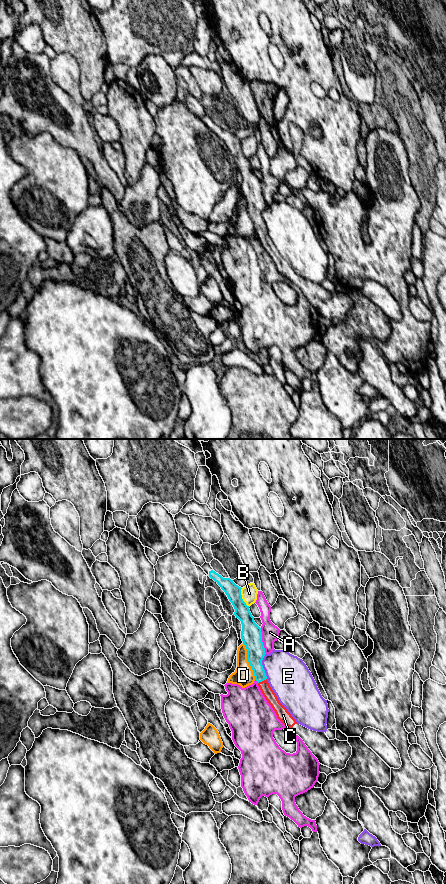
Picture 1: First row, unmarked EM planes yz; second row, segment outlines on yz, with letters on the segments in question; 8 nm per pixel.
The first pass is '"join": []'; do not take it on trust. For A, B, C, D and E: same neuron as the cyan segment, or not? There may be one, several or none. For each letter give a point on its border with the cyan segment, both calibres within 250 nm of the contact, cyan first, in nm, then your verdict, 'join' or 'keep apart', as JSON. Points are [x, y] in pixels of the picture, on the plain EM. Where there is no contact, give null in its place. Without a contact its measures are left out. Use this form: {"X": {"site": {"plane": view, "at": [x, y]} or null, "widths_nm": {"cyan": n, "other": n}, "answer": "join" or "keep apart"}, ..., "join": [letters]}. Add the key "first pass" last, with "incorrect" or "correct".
{"A": {"site": {"plane": "yz", "at": [261, 193]}, "widths_nm": {"cyan": 170, "other": 140}, "answer": "keep apart"}, "B": {"site": {"plane": "yz", "at": [241, 150]}, "widths_nm": {"cyan": 130, "other": 130}, "answer": "keep apart"}, "C": {"site": {"plane": "yz", "at": [262, 232]}, "widths_nm": {"cyan": 140, "other": 90}, "answer": "join"}, "D": {"site": {"plane": "yz", "at": [248, 213]}, "widths_nm": {"cyan": 170, "other": 160}, "answer": "keep apart"}, "E": {"site": {"plane": "yz", "at": [262, 218]}, "widths_nm": {"cyan": 160, "other": 340}, "answer": "keep apart"}, "join": ["C"], "first pass": "incorrect"}

